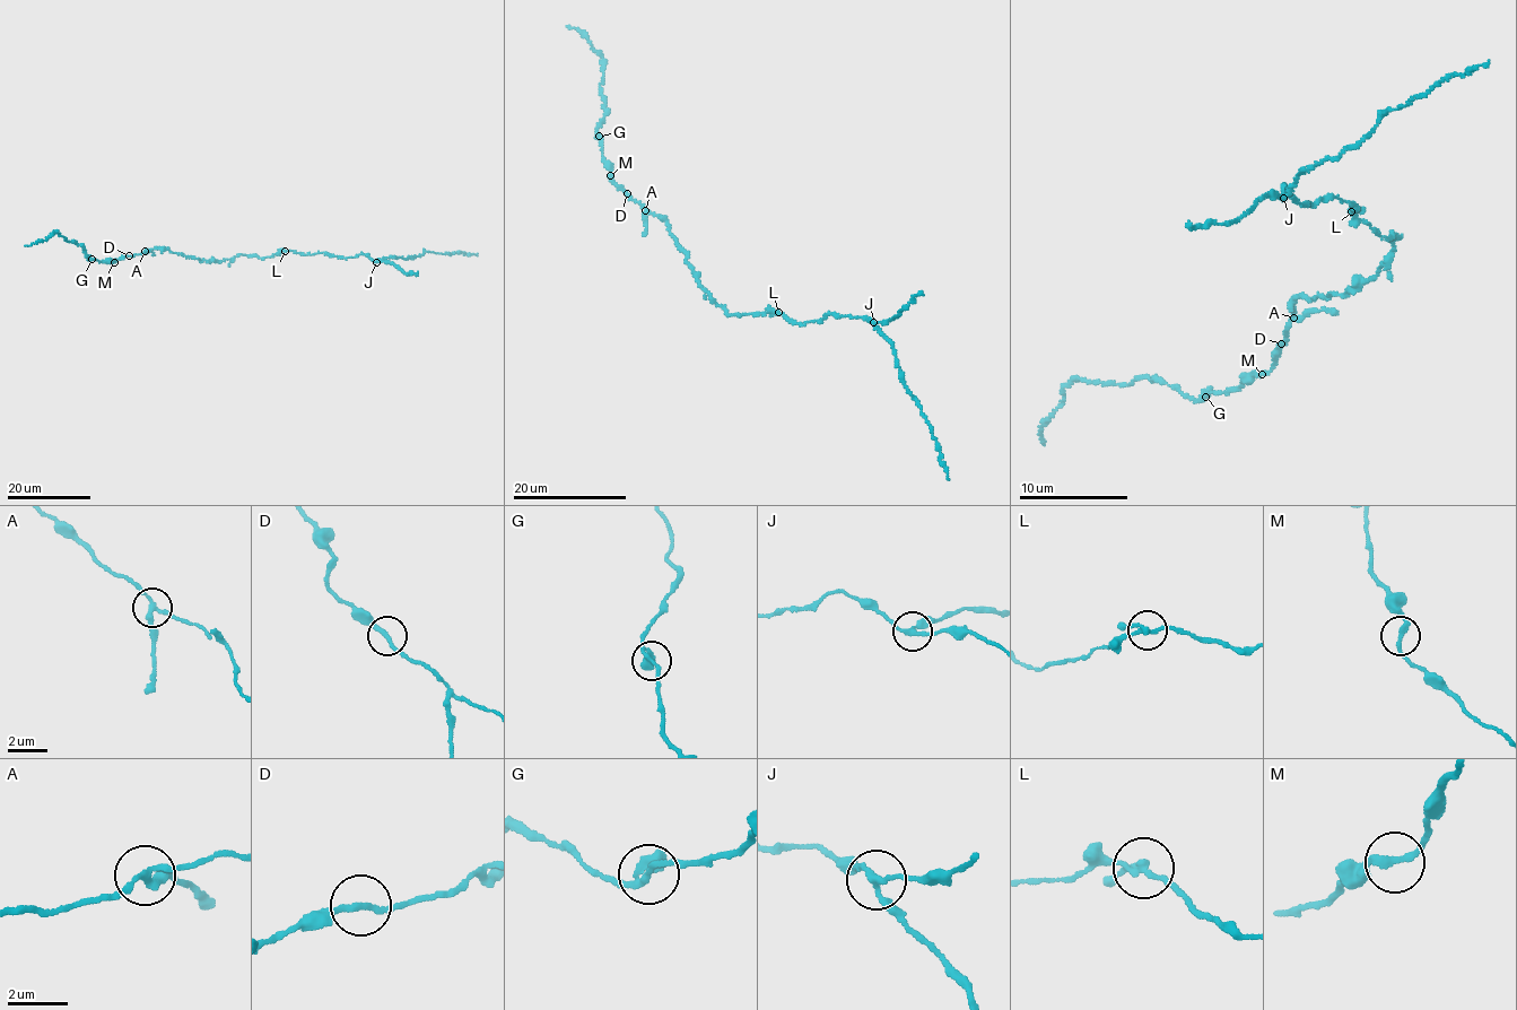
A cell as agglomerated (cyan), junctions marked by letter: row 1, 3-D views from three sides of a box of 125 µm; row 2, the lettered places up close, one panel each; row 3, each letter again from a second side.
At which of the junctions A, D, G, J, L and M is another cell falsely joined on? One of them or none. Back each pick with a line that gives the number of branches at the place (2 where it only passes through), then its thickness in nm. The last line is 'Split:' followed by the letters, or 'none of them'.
A: branches 3; calibre 200 nm
Split: A

